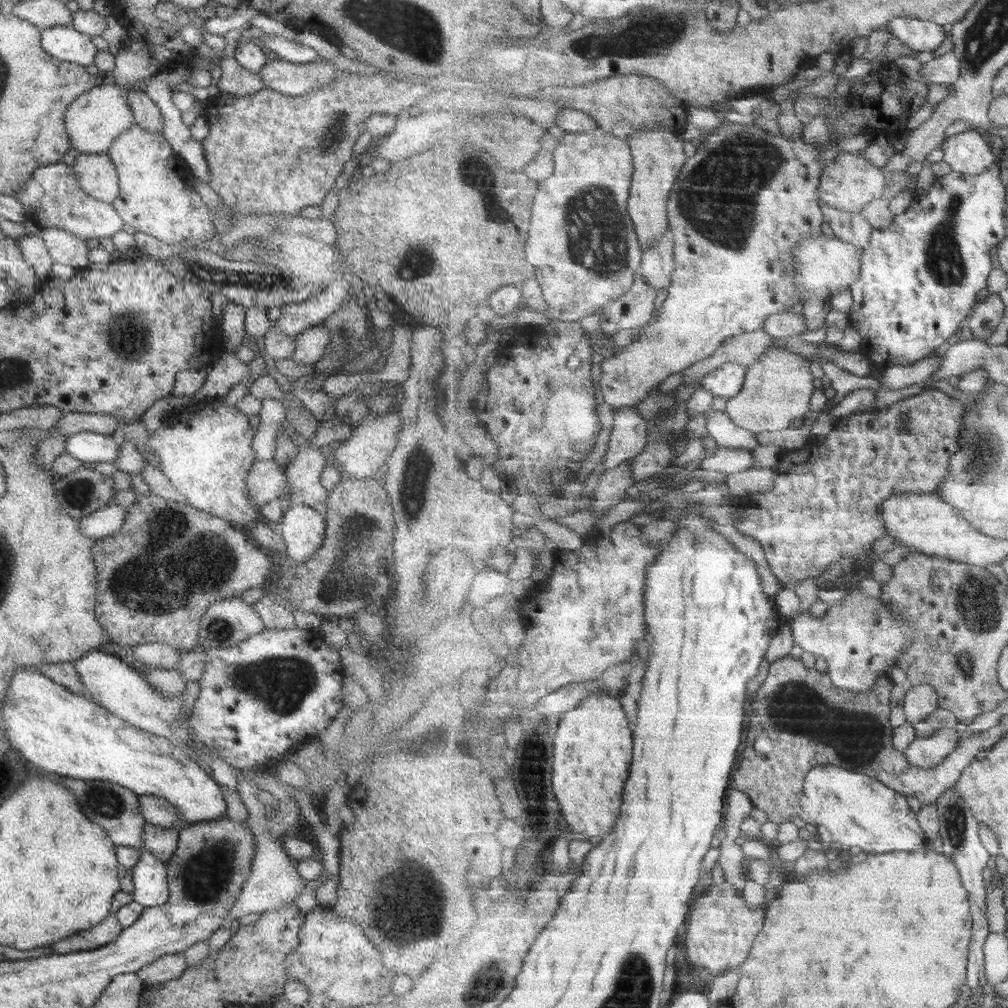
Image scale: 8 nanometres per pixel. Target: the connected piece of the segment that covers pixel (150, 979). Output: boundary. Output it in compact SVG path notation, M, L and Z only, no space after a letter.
M183 954L163 955L150 962L147 966L140 968L136 975L142 982L143 987L151 987L159 981L165 982L179 978L185 969Z

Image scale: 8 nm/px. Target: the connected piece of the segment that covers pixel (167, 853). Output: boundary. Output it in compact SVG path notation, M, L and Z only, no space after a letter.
M145 824L141 836L142 848L154 854L162 863L166 863L174 853L178 843L178 829Z

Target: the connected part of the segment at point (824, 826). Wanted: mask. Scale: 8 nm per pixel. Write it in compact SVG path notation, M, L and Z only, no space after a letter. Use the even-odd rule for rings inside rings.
M831 763L815 766L805 778L805 794L811 800L825 800L825 804L821 804L821 816L817 816L823 842L839 842L844 848L858 846L875 854L913 852L928 846L920 820L911 810L907 798L871 775L845 770Z

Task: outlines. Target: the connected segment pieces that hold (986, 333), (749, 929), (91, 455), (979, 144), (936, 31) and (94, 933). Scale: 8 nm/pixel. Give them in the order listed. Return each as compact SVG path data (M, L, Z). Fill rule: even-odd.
M997 293L988 294L984 300L975 306L967 320L972 337L989 340L1005 315L1005 304Z
M725 880L722 883L709 883L688 913L684 965L705 982L723 976L731 969L739 970L739 966L747 960L753 942L761 934L759 930L765 926L766 907L751 910L733 885Z
M78 432L66 437L65 452L83 462L115 462L119 456L119 445L109 434Z
M975 131L949 136L941 147L944 150L944 161L953 171L963 174L983 174L997 161L986 135Z
M897 17L890 22L889 26L891 33L915 52L937 50L947 38L947 34L943 32L943 26L931 20Z
M111 913L99 924L87 930L75 931L73 934L48 944L49 950L55 954L94 951L97 947L108 945L122 931L119 921Z

